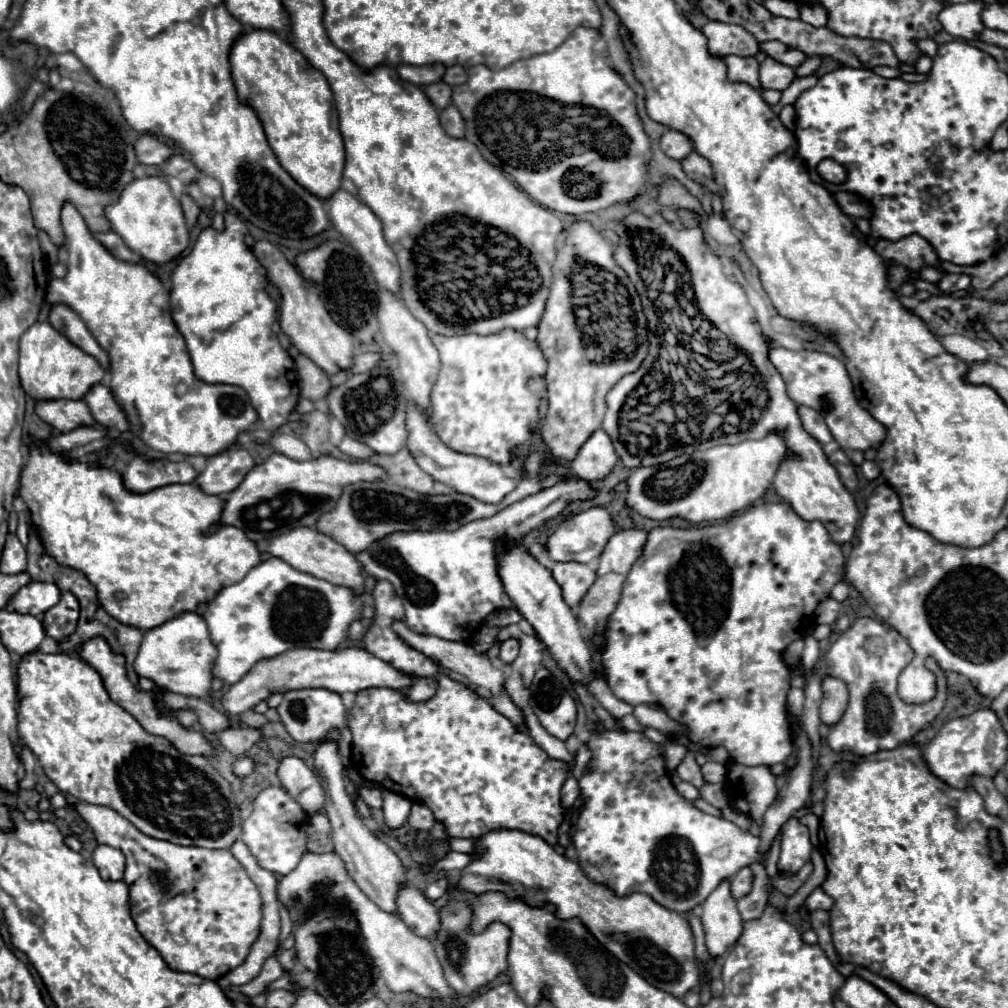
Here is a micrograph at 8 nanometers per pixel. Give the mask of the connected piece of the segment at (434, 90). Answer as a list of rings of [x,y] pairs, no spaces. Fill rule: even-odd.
[[[438,81],[438,83],[430,83],[430,85],[424,85],[420,87],[426,97],[432,101],[432,105],[436,109],[444,109],[446,105],[450,105],[450,97],[452,97],[452,87],[448,87],[444,81]]]

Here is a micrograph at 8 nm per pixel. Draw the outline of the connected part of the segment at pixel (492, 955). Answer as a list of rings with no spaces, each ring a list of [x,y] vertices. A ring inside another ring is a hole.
[[[448,901],[442,911],[442,927],[434,941],[438,959],[444,967],[446,979],[458,995],[470,997],[480,991],[484,985],[492,983],[500,973],[506,971],[506,953],[510,931],[502,923],[492,923],[482,935],[468,935],[466,927],[470,923],[470,907],[460,901]]]

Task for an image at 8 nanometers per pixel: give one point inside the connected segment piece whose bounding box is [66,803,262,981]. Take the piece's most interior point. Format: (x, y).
(202, 916)

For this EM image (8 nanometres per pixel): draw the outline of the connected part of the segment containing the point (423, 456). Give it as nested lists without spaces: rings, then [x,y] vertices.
[[[408,403],[406,429],[408,429],[406,447],[412,453],[412,457],[416,459],[416,463],[428,475],[432,475],[436,481],[450,485],[454,491],[464,493],[464,495],[472,495],[474,499],[480,499],[482,503],[498,505],[518,485],[518,469],[516,467],[512,467],[512,465],[500,467],[496,463],[488,463],[488,459],[480,459],[476,455],[456,453],[450,447],[446,447],[440,441],[440,437],[432,431],[432,427],[428,427],[428,421],[424,419],[424,415],[420,413],[420,409],[414,403]]]

